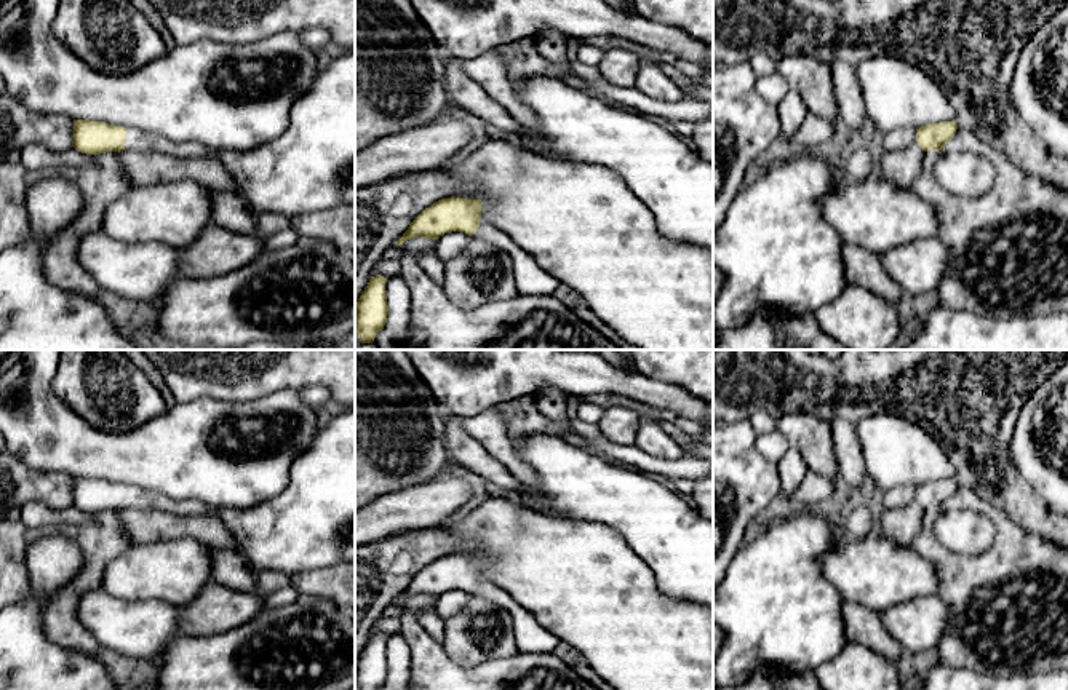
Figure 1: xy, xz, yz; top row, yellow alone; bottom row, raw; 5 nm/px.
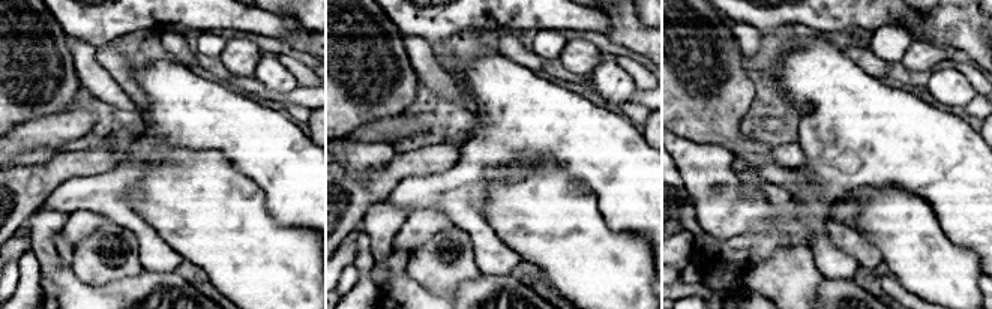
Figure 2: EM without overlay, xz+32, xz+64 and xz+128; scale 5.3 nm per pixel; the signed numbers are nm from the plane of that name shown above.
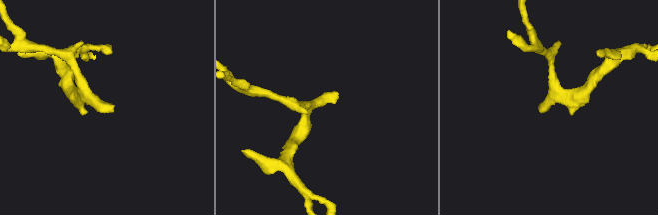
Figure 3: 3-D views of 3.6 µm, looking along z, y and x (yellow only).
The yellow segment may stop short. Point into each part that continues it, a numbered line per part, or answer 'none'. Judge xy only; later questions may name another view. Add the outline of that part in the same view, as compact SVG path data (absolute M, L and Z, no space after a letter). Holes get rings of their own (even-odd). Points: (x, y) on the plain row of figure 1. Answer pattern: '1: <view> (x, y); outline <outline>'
1: xy (310, 524); outline M355 406L334 409L317 433L312 444L302 450L289 468L289 482L281 494L245 510L216 510L197 500L169 500L152 490L126 486L125 508L165 510L176 516L213 514L230 530L237 553L259 575L264 570L294 575L305 570L333 567L355 559Z

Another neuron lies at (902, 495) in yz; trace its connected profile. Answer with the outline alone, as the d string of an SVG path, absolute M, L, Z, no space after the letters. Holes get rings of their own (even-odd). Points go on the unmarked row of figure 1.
M897 486L884 492L883 506L884 510L897 510L908 506L916 500L916 487L913 486Z

